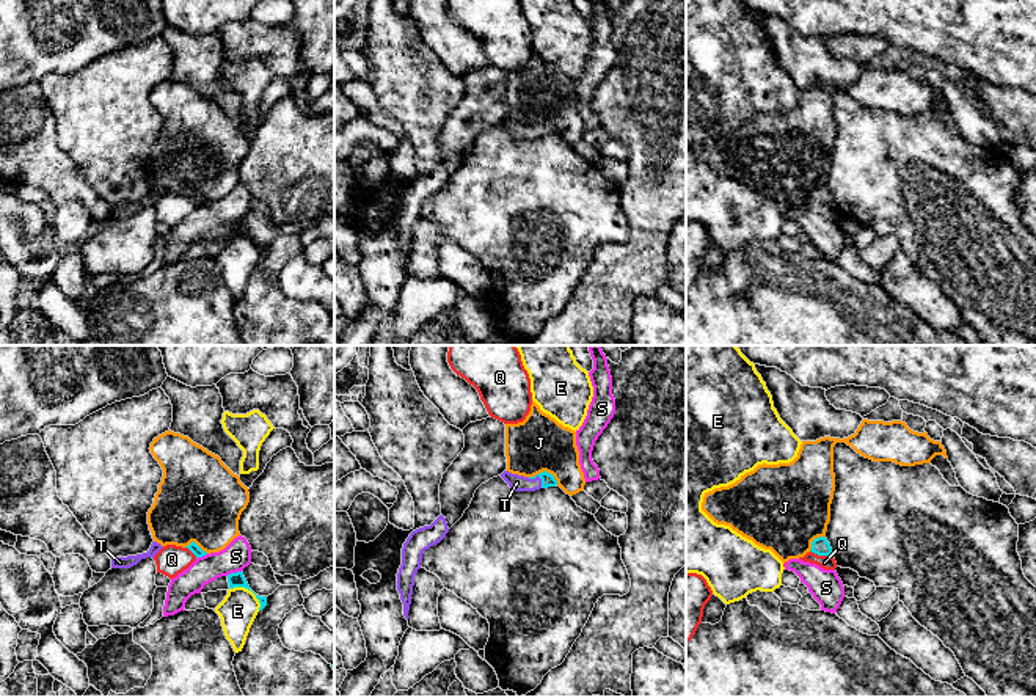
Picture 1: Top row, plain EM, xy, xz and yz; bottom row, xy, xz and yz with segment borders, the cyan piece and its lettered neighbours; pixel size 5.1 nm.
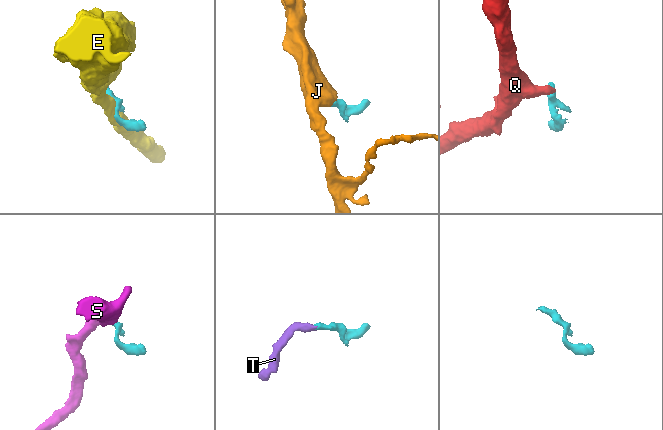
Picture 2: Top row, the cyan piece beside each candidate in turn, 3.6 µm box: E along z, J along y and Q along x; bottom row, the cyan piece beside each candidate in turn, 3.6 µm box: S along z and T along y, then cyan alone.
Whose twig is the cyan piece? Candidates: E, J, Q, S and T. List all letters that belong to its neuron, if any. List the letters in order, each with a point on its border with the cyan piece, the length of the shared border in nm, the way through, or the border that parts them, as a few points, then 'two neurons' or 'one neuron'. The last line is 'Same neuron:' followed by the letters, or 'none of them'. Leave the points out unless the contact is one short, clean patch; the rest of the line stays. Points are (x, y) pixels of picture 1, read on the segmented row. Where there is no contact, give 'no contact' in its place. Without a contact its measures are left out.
E: meets cyan in xy at (250, 589); contact 200 nm long; two neurons
J: meets cyan in xz at (545, 471); contact 160 nm long; border along xz (529, 478), (548, 471), (558, 484); two neurons
Q: meets cyan in yz at (821, 554); contact 130 nm long; border along yz (810, 550), (832, 558); two neurons
S: meets cyan in xy at (234, 573); contact 90 nm long; border along xy (242, 570), (226, 575); two neurons
T: meets cyan in xz at (539, 476); contact 90 nm long; runs through xz (548, 479), (539, 476), (532, 482), (517, 482); one neuron
Same neuron: T

